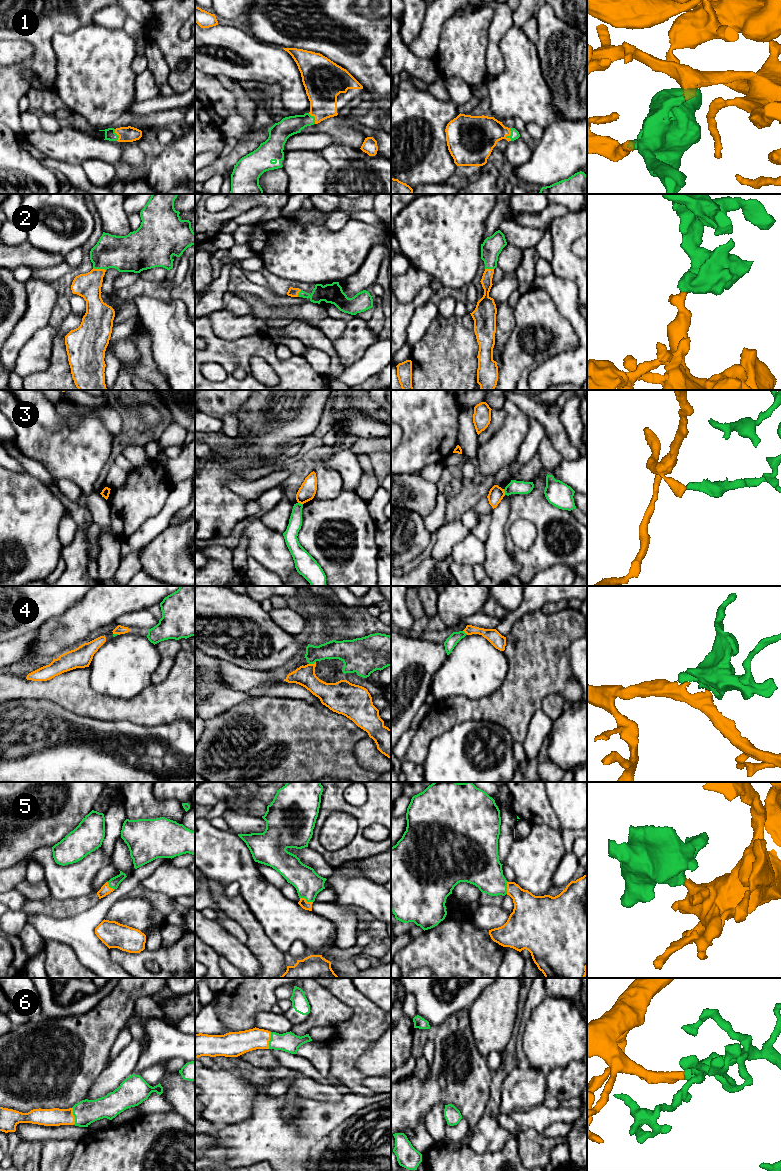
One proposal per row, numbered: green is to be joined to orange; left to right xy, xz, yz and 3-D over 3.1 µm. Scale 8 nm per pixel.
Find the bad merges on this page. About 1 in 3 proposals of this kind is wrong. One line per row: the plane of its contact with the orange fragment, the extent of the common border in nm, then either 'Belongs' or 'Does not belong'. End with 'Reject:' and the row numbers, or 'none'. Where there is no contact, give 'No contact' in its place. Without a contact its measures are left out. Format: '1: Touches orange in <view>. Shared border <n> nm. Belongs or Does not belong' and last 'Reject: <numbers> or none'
1: Touches orange in yz. Shared border 110 nm. Belongs
2: Touches orange in xy. Shared border 110 nm. Belongs
3: Touches orange in yz. Shared border 50 nm. Does not belong
4: Touches orange in xz. Shared border 60 nm. Belongs
5: Touches orange in xz. Shared border 110 nm. Belongs
6: Touches orange in xy. Shared border 140 nm. Belongs
Reject: 3

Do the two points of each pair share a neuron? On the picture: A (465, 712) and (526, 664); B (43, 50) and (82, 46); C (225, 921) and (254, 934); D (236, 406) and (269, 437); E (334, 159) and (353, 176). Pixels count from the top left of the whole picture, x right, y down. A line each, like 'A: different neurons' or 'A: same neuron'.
A: same neuron
B: different neurons
C: different neurons
D: different neurons
E: same neuron

